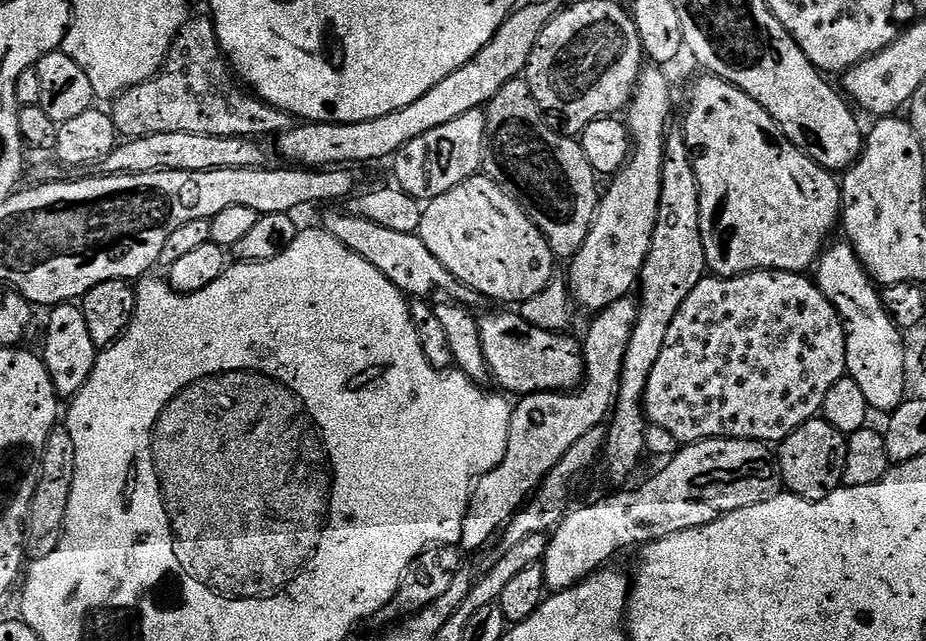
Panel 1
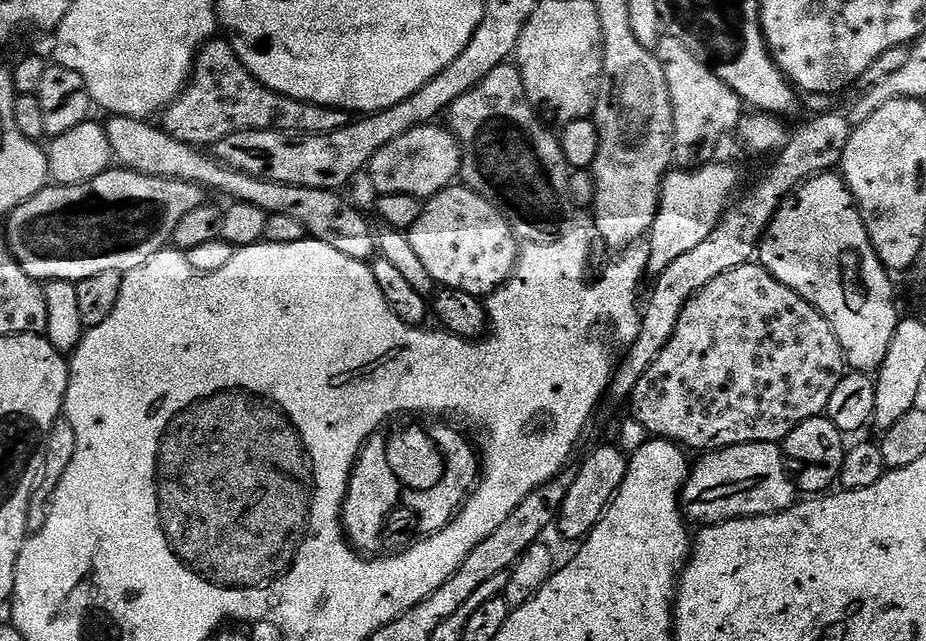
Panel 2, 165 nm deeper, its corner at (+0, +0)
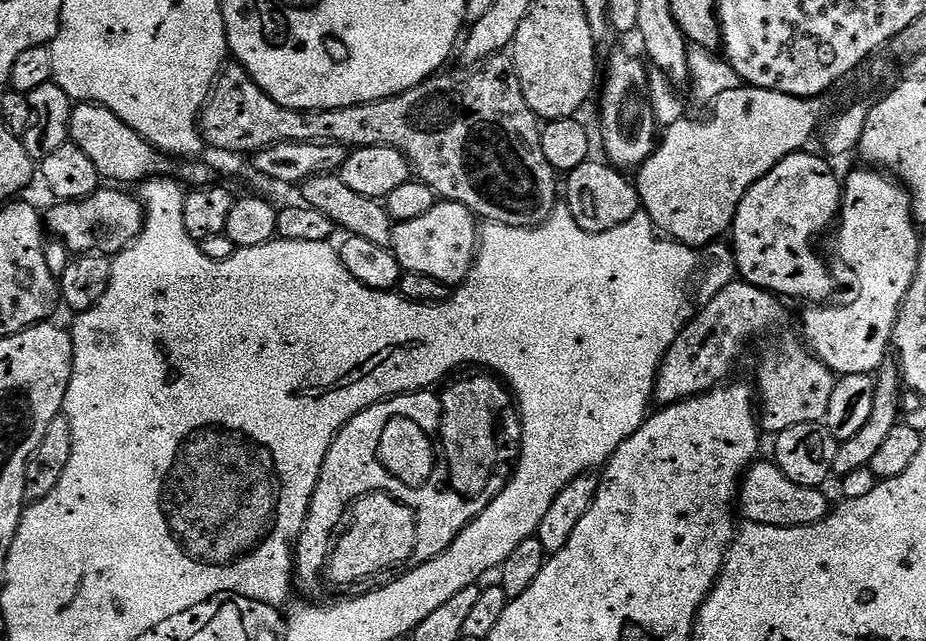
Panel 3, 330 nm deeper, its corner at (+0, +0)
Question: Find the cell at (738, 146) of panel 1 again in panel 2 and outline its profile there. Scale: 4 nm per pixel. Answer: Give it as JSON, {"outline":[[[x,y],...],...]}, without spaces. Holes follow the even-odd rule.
{"outline":[[[665,35],[654,49],[666,74],[666,86],[670,90],[670,106],[674,118],[674,134],[677,149],[684,152],[704,152],[712,148],[724,136],[724,128],[739,129],[742,124],[742,101],[739,96],[709,70],[678,38]]]}

